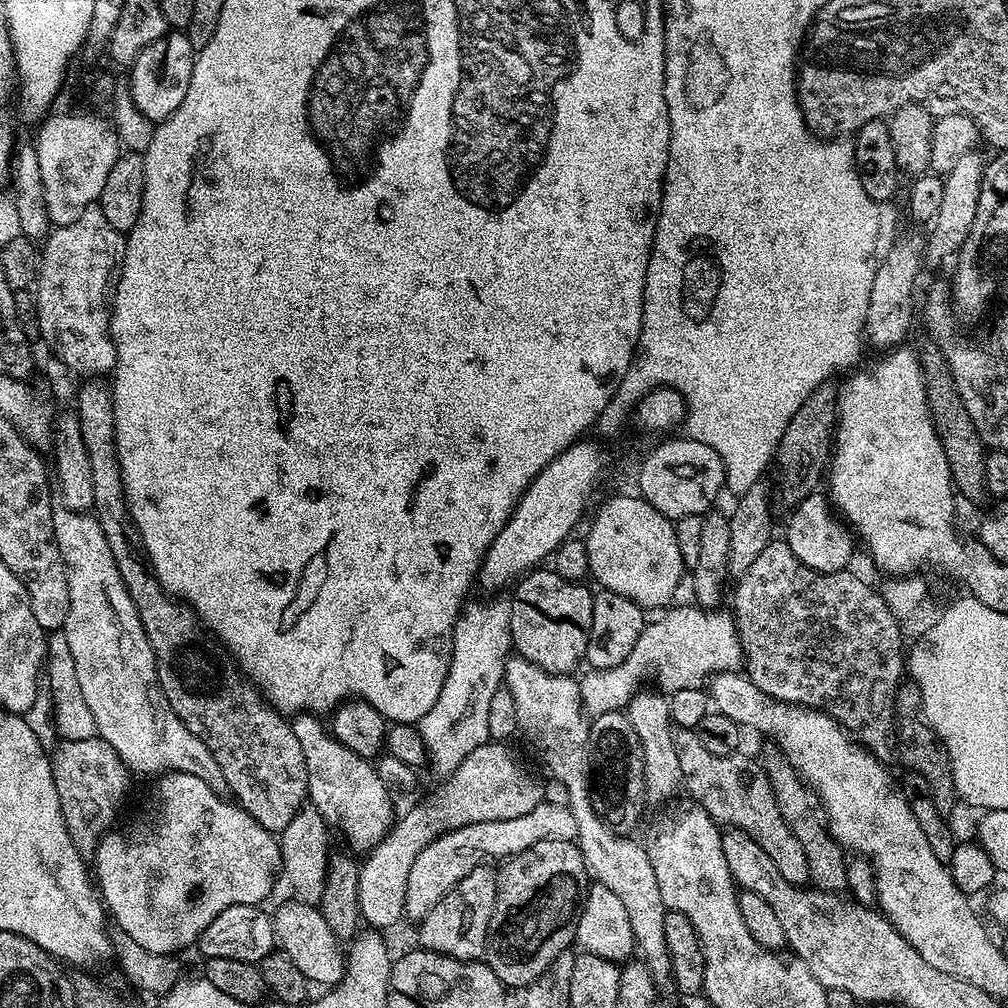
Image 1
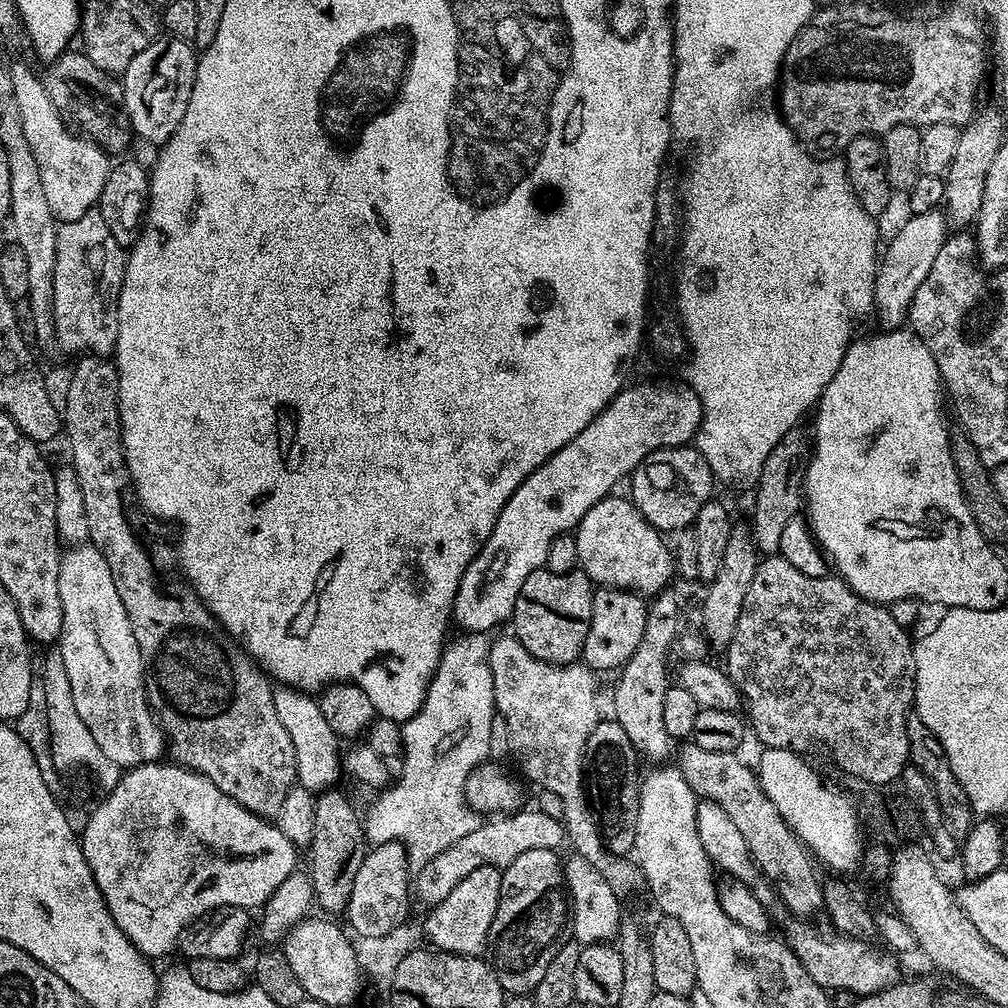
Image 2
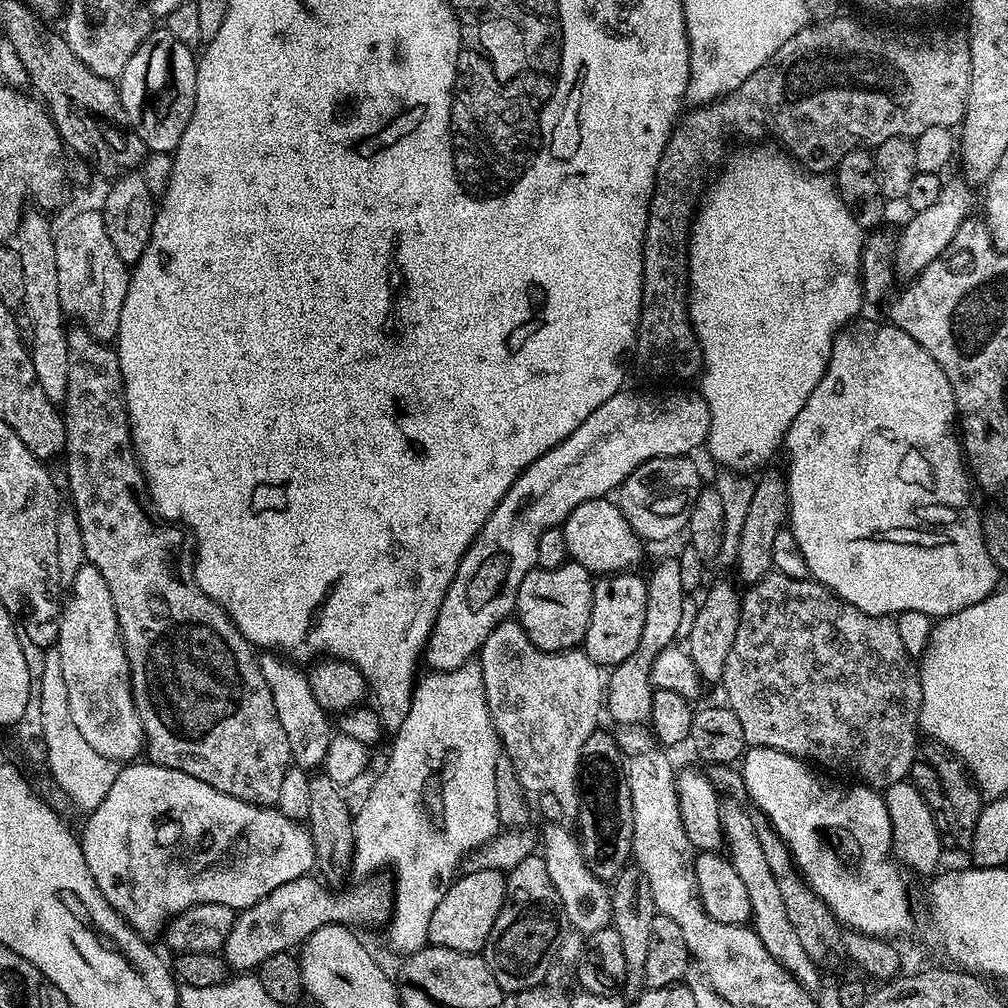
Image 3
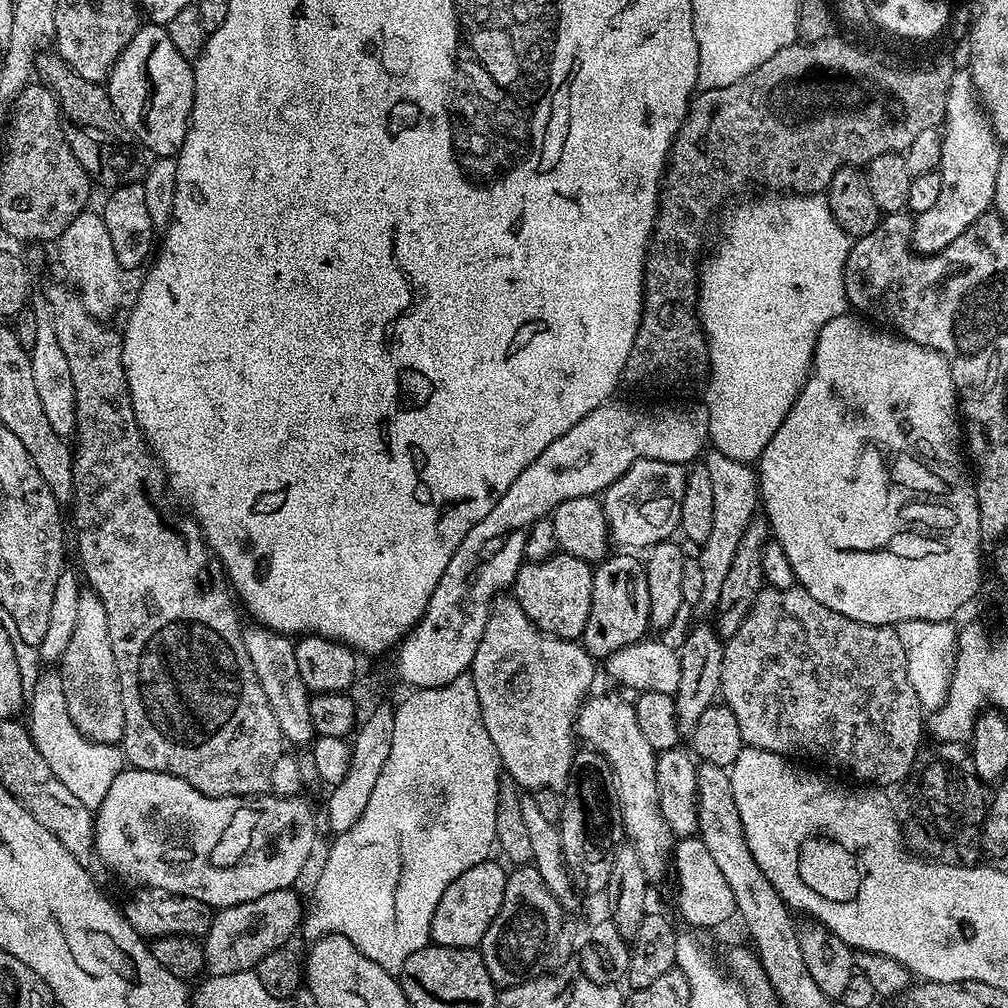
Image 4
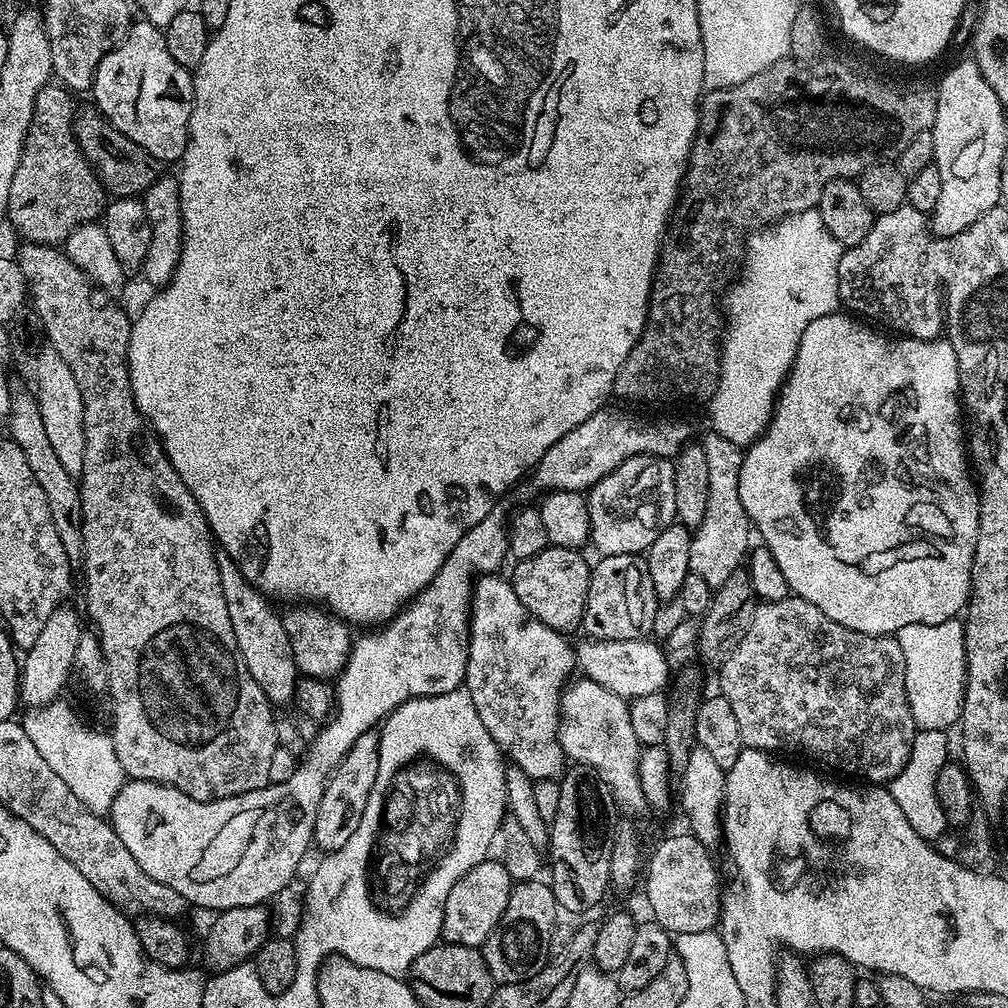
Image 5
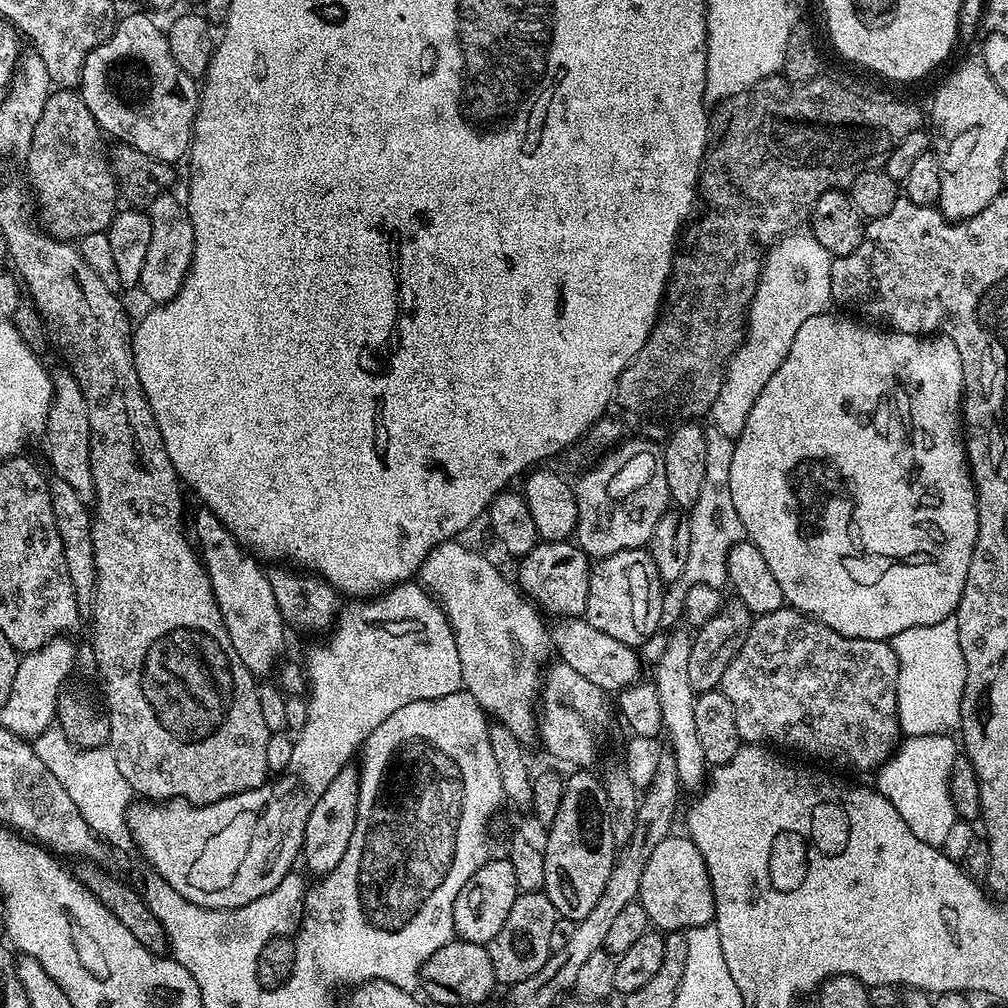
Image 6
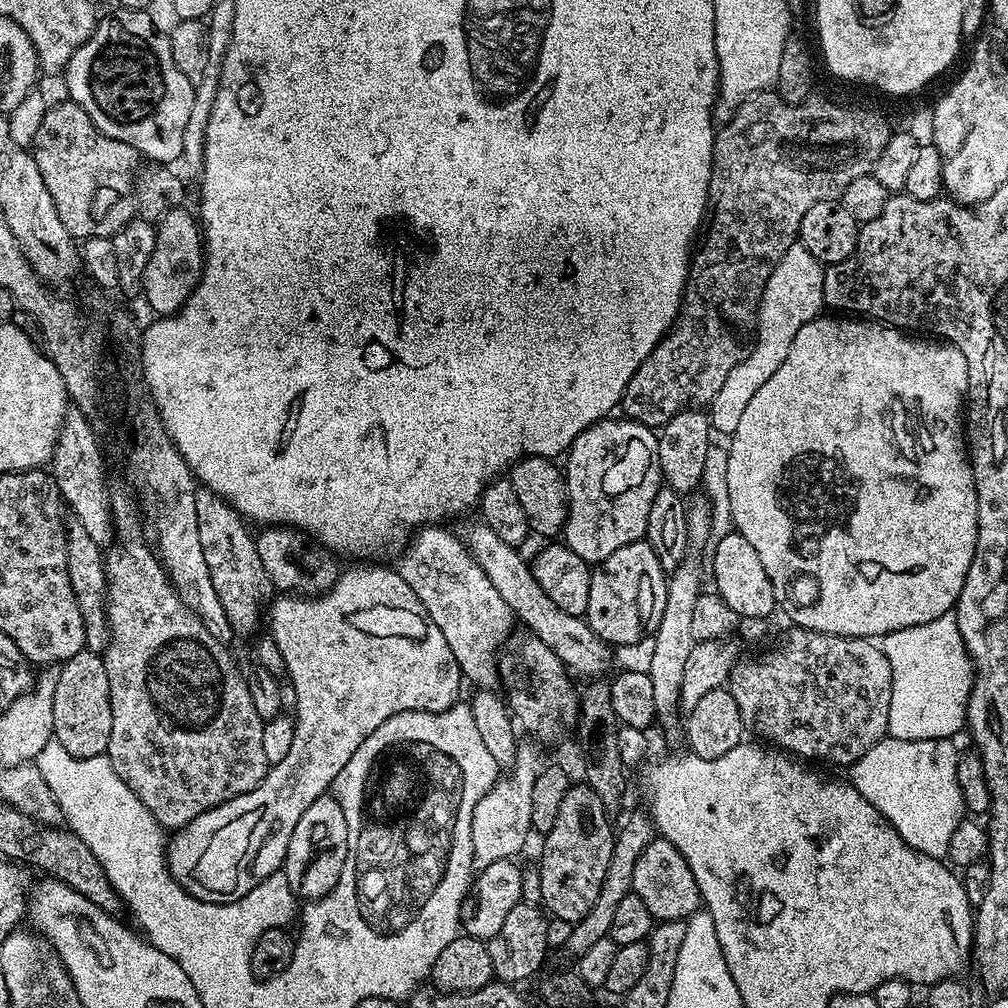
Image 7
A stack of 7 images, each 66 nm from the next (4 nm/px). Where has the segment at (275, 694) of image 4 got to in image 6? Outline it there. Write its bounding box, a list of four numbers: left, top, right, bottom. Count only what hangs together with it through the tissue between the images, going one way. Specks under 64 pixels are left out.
[194,506,286,678]

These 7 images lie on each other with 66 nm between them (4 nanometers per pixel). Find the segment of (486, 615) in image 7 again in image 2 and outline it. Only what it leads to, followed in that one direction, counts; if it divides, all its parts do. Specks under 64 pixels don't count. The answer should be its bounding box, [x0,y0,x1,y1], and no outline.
[488,635,642,894]

